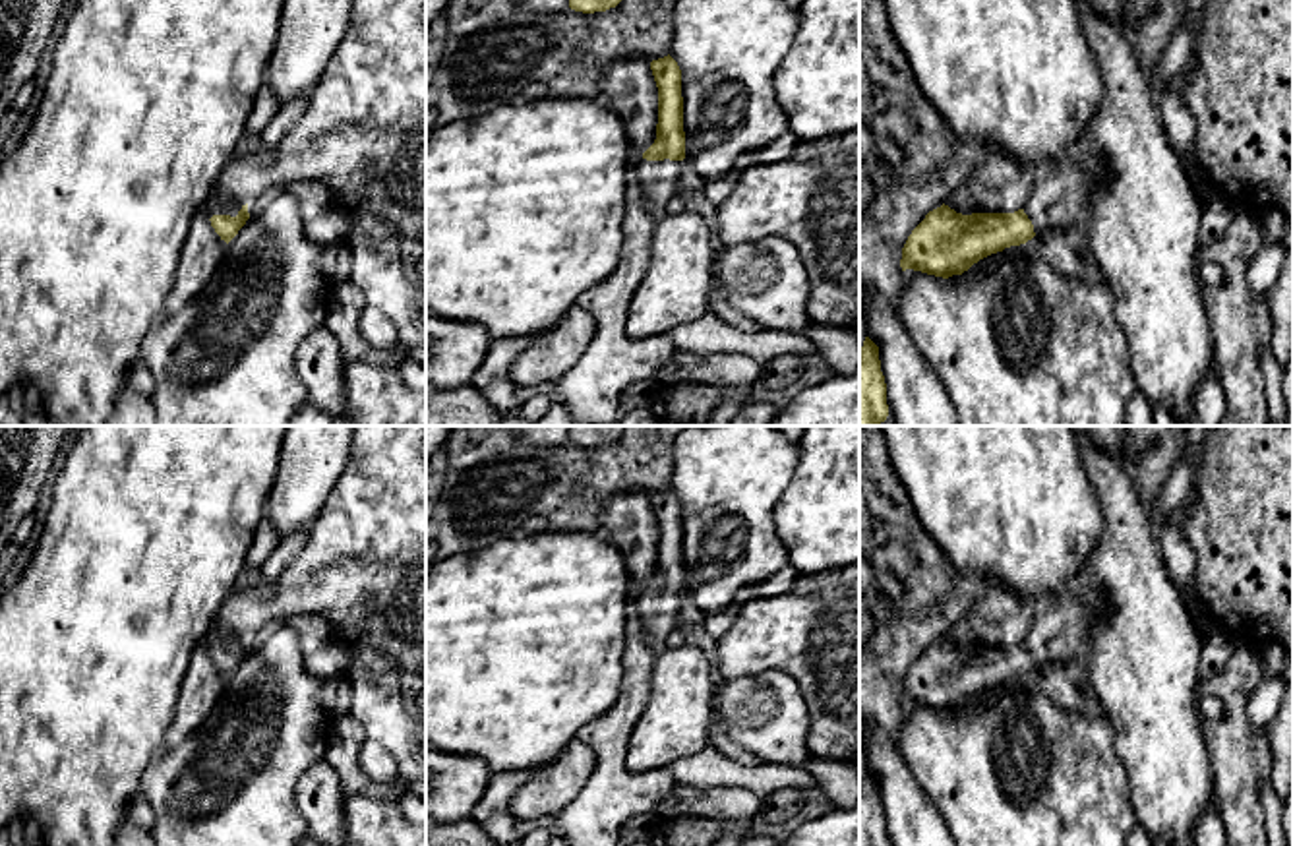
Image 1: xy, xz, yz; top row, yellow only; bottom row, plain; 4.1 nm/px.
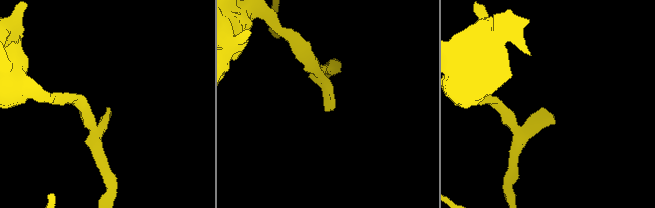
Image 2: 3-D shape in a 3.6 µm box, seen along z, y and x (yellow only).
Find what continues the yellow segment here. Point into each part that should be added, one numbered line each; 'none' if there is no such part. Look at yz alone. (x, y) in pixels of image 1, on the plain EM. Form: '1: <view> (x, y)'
1: yz (1059, 632)

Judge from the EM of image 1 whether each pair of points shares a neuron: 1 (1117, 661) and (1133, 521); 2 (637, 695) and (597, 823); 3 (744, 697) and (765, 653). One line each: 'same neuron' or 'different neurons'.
1: same neuron
2: same neuron
3: different neurons

